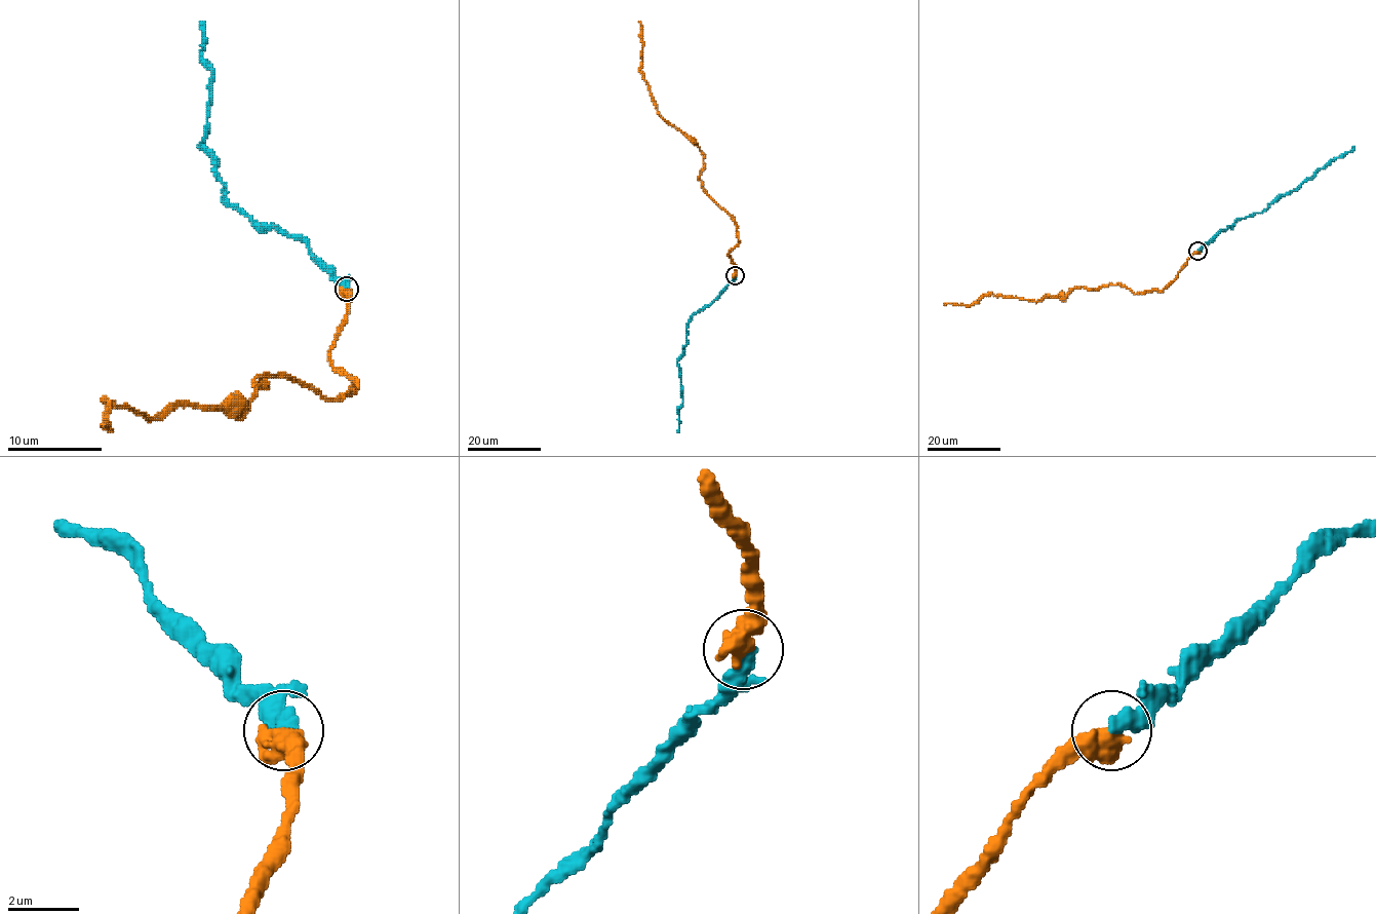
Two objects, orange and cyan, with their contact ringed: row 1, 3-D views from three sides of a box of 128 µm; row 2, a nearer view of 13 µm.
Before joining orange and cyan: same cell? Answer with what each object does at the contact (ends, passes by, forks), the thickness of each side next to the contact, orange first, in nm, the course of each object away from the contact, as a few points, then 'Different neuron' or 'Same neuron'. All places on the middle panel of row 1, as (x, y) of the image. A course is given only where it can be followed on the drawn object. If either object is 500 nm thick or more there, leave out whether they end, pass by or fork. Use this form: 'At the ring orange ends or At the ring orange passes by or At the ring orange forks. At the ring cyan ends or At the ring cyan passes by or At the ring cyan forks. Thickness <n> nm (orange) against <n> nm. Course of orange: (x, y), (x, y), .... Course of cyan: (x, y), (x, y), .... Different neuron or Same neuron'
Thickness 650 nm (orange) against 480 nm. Course of orange: (735, 276), (729, 253), (738, 242), (737, 224), (701, 183), (703, 153), (658, 114), (640, 71), (640, 21). Course of cyan: (735, 276), (717, 297), (692, 316), (686, 328), (686, 341), (677, 365), (682, 396), (677, 431). Same neuron

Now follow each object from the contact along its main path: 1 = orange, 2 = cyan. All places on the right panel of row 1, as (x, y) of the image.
1: (1198, 251), (1162, 290), (1075, 287), (1036, 301), (983, 294), (970, 305), (943, 303)
2: (1198, 251), (1219, 231), (1239, 219), (1263, 212), (1353, 147)

